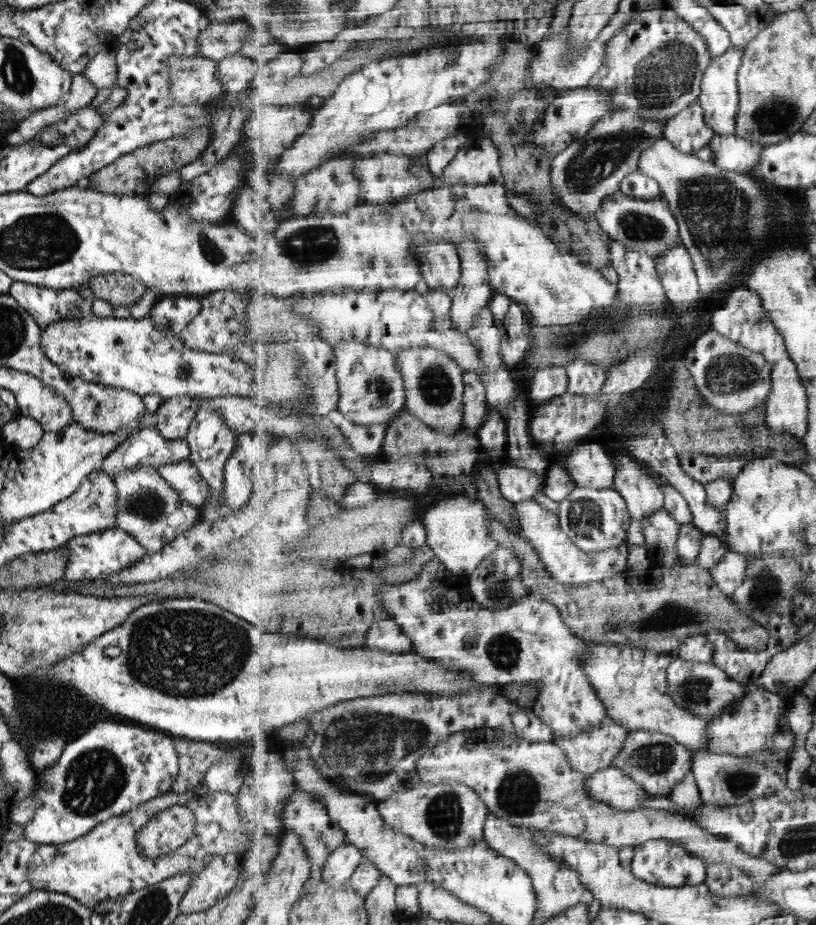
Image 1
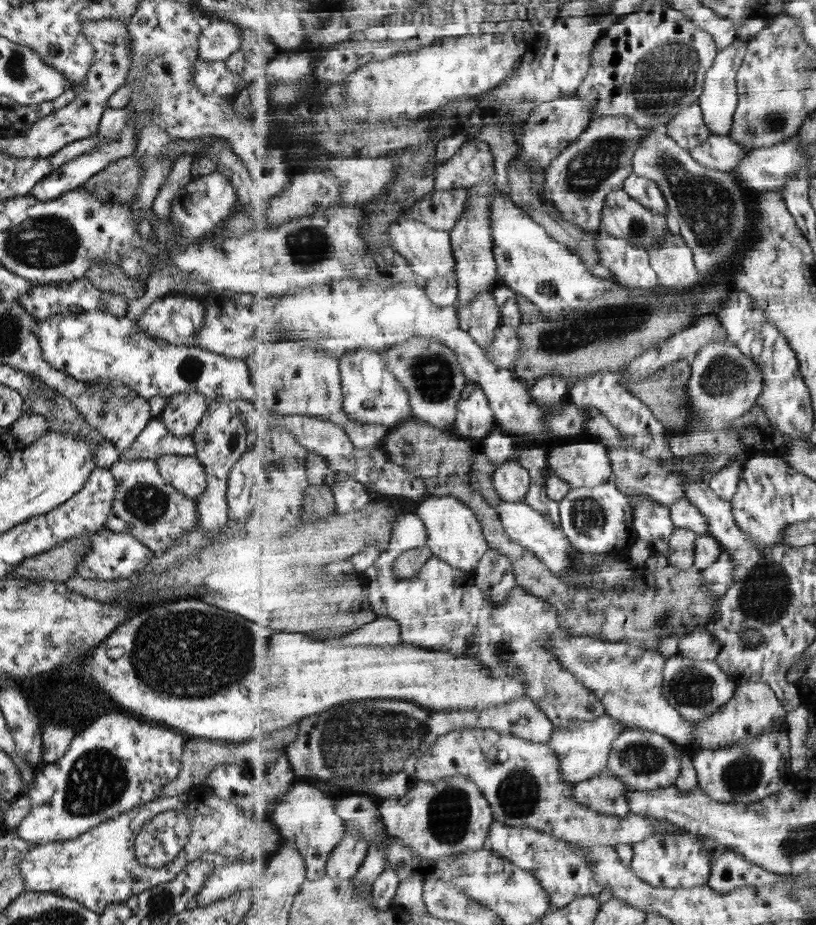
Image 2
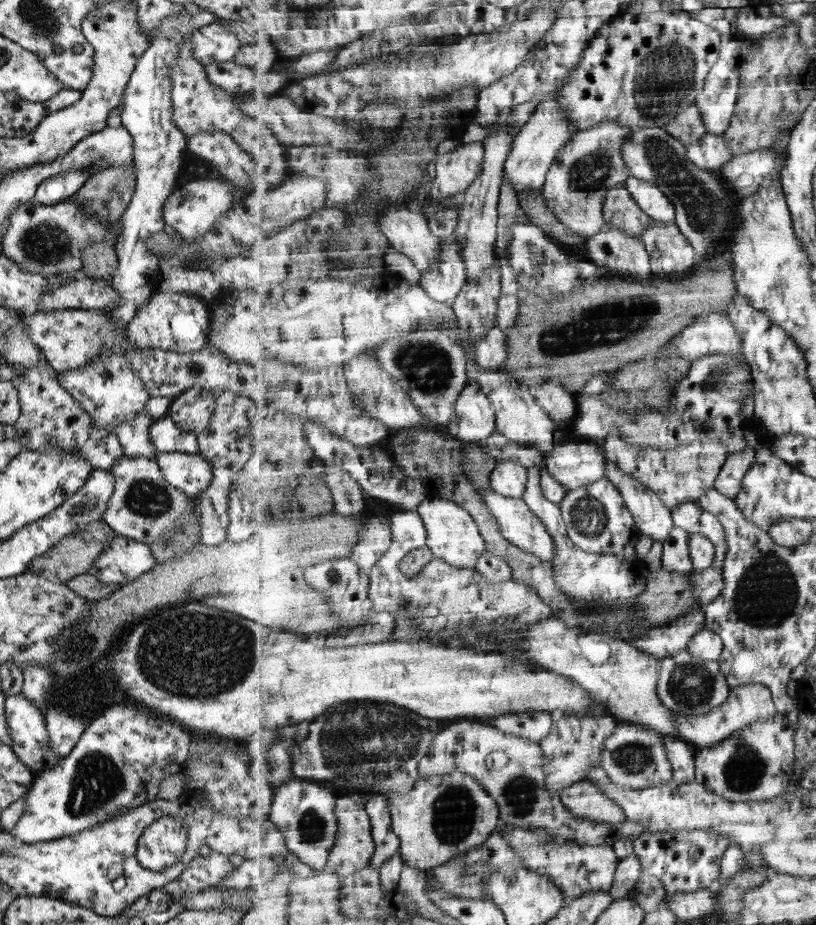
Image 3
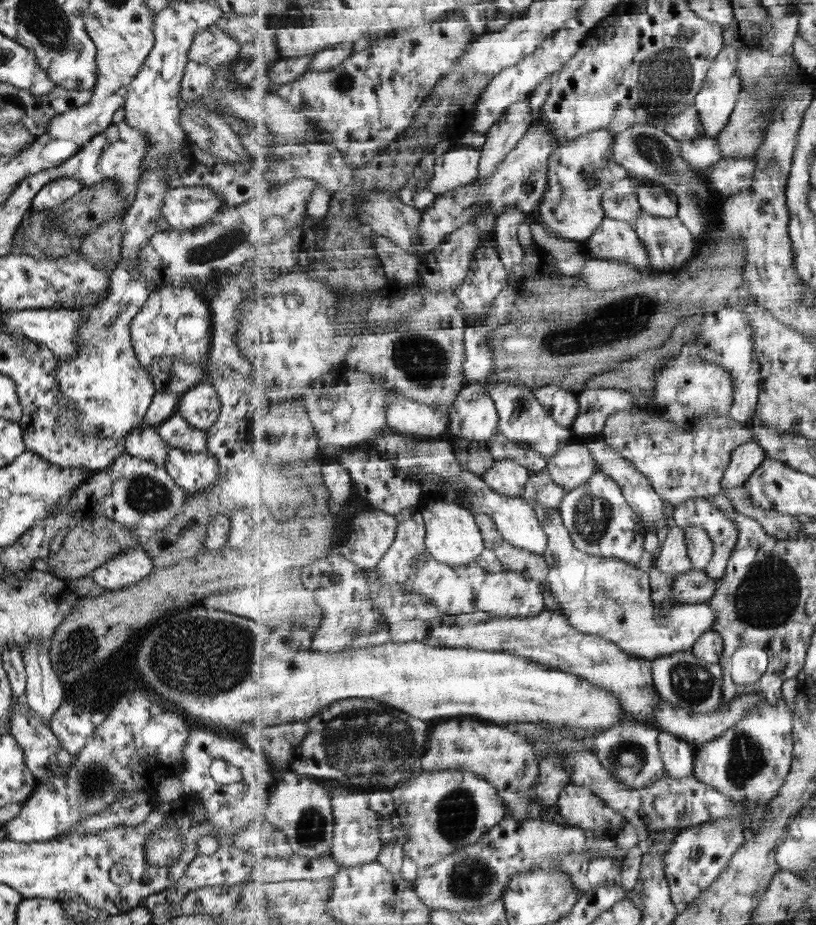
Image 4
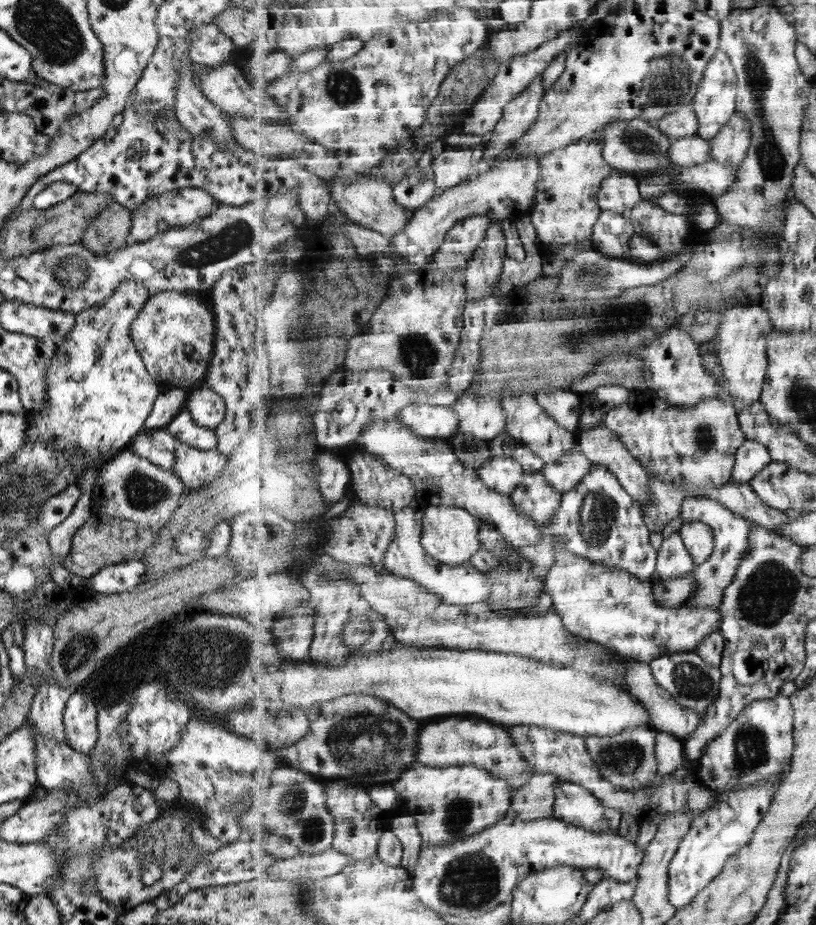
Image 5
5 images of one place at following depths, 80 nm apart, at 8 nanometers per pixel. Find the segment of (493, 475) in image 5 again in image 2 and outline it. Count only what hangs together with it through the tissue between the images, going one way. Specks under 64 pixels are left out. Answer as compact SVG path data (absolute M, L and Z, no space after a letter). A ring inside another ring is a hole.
M512 460L498 464L494 472L494 485L507 502L525 501L531 483L530 470Z

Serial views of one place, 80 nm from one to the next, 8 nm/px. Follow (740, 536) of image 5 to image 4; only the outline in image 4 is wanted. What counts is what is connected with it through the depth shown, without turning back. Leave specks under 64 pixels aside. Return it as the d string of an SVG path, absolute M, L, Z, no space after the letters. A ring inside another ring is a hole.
M703 497L692 498L683 504L678 504L674 508L672 524L684 529L690 526L699 526L708 532L709 537L714 542L714 556L709 566L707 566L707 569L705 569L705 572L707 572L707 576L711 580L715 580L715 584L722 583L723 578L727 576L727 568L729 568L731 554L735 552L737 541L739 541L739 531L736 522L729 520L727 515L717 508L713 498Z

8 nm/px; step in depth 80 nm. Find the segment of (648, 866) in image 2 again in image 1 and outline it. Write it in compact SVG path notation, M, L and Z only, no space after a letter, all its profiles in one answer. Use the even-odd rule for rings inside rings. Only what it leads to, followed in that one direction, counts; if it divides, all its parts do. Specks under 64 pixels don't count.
M673 839L650 840L635 845L635 856L630 866L635 876L649 884L675 888L682 886L695 886L705 882L707 876L706 861L698 856L692 856L680 842Z

